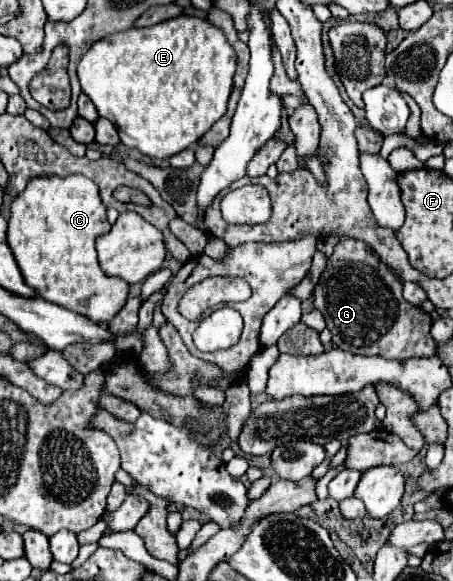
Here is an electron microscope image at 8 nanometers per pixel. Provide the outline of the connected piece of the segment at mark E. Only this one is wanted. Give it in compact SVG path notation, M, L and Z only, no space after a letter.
M178 16L178 18L172 18L172 20L164 20L160 24L154 24L154 26L146 26L146 28L130 28L126 32L120 32L120 34L112 34L112 36L106 36L102 40L98 40L80 60L78 64L78 80L80 80L80 86L82 86L82 92L94 102L98 114L106 120L110 120L112 124L116 124L118 128L118 134L120 134L120 140L130 146L130 148L136 148L140 150L142 154L148 154L152 158L170 158L174 154L178 154L180 150L184 148L190 148L200 136L204 136L212 124L216 120L220 120L220 116L226 112L226 106L228 106L228 98L230 98L230 92L232 92L232 78L234 78L234 70L236 70L236 54L232 50L232 46L228 44L226 36L222 34L222 30L218 30L214 24L210 24L208 20L202 20L202 18L196 18L196 16Z

